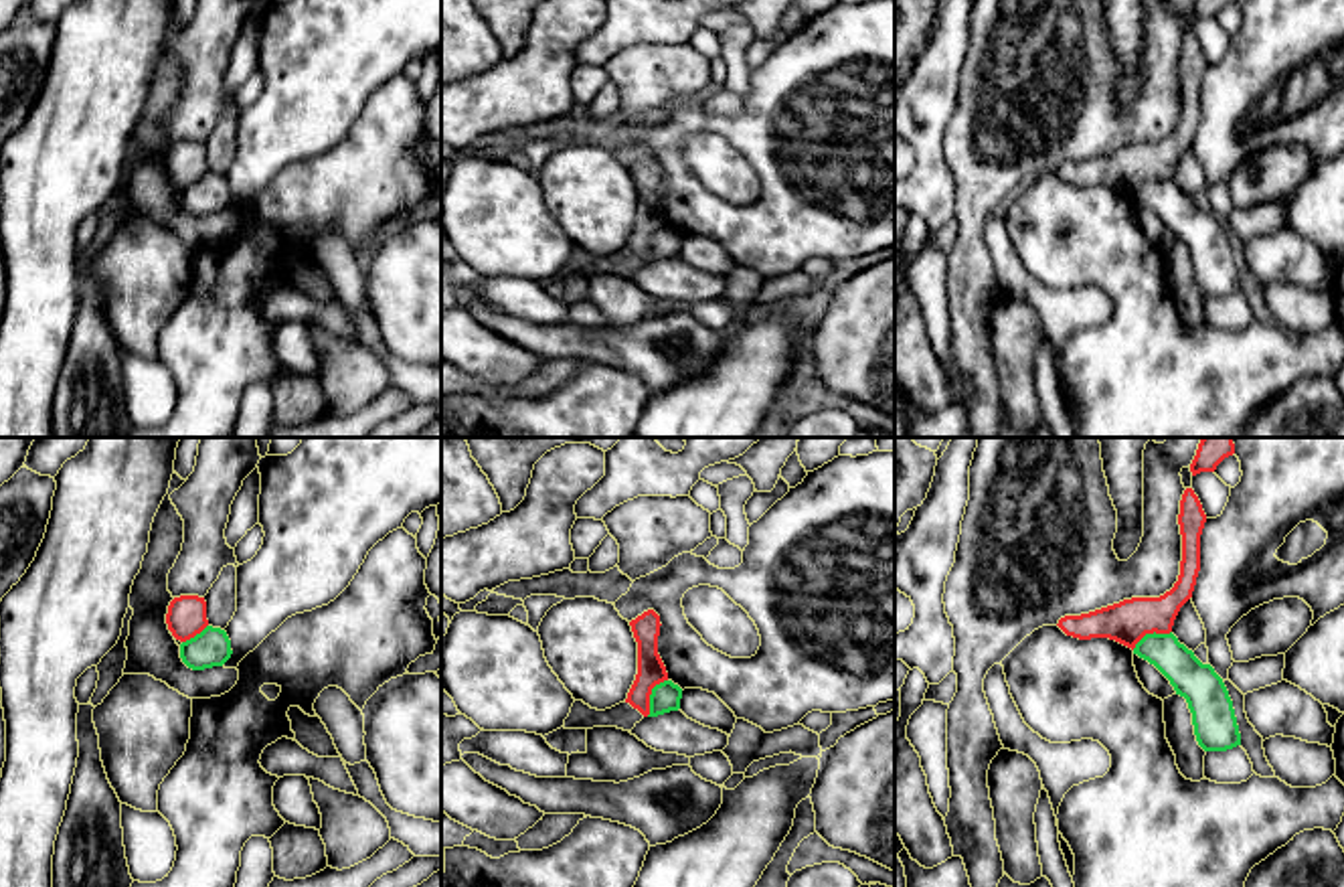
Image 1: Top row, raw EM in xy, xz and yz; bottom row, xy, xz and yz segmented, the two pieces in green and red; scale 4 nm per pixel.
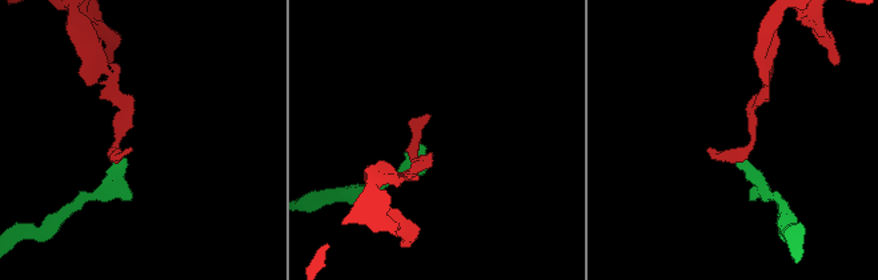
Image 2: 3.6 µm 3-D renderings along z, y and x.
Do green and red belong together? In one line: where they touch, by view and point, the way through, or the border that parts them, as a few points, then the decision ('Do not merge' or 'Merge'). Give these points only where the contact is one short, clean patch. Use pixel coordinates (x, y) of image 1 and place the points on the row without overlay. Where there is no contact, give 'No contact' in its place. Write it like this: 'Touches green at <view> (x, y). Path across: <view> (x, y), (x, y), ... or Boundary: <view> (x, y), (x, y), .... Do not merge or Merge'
Touches green at xz (650, 242). Boundary: xz (666, 225), (652, 235), (646, 262). Do not merge

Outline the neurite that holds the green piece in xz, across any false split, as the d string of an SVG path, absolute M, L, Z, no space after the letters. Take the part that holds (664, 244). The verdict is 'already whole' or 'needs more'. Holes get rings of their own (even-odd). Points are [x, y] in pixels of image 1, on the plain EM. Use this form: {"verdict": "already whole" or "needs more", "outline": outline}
{"verdict": "already whole", "outline": "M664 227L652 235L650 241L650 261L658 263L670 257L680 255L682 235L674 231L672 227Z"}

